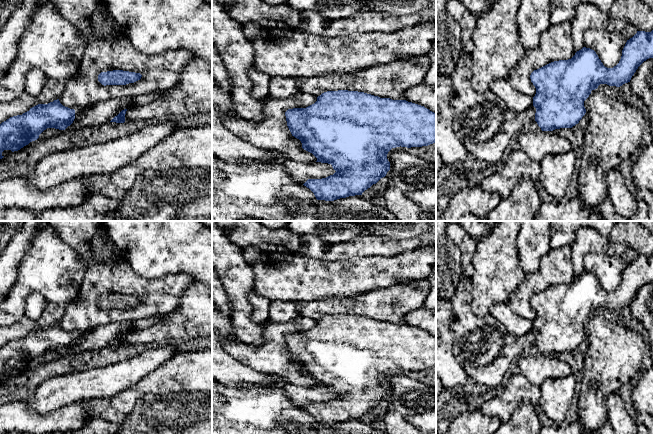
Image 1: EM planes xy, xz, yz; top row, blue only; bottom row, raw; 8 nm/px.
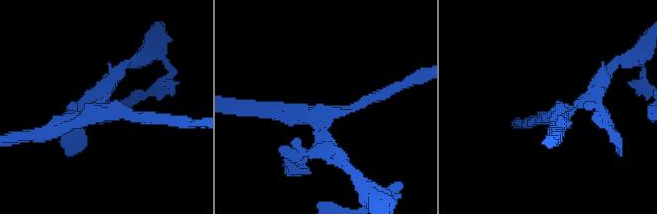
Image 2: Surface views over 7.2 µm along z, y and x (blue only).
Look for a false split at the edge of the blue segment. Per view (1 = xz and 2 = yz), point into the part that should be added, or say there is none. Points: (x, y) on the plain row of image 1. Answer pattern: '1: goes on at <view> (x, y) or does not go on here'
1: does not go on here
2: does not go on here

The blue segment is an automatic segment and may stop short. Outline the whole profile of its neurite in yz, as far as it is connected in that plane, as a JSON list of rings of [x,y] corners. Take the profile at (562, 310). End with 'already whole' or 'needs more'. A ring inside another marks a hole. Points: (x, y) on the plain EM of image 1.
[[[653,254],[637,255],[627,264],[620,285],[613,292],[605,291],[594,274],[583,271],[571,283],[554,285],[534,294],[530,303],[536,312],[533,321],[535,345],[542,355],[572,352],[585,339],[584,325],[592,314],[597,313],[600,308],[620,311],[630,306],[638,291],[649,282],[653,282]]]; already whole

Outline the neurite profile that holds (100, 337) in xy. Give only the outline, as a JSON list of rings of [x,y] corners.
[[[156,315],[147,319],[114,322],[75,334],[73,347],[65,354],[47,352],[37,364],[47,364],[61,358],[70,358],[73,354],[99,351],[110,346],[122,334],[134,330],[142,330],[159,324],[166,315]]]

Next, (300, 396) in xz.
[[[286,383],[282,386],[291,403],[298,408],[304,408],[308,403],[326,402],[336,396],[332,389],[328,387],[304,387],[291,383]]]

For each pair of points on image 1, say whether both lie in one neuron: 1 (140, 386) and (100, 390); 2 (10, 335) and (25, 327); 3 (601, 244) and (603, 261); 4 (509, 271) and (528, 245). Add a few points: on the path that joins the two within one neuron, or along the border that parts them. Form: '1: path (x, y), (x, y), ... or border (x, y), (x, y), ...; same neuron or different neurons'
1: border (148, 374), (109, 399); different neurons
2: path (14, 331), (21, 328); same neuron
3: border (604, 252), (588, 253), (583, 260), (582, 266); different neurons
4: border (518, 234), (518, 265), (525, 274); different neurons

